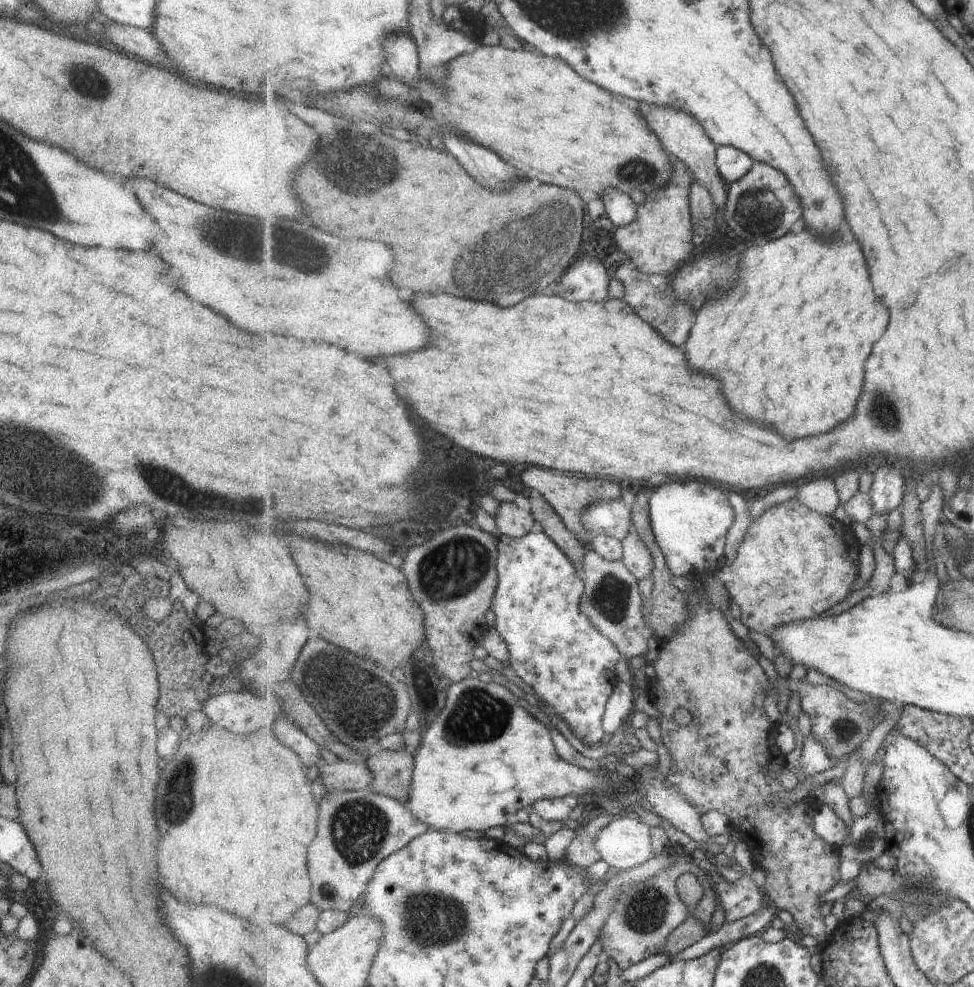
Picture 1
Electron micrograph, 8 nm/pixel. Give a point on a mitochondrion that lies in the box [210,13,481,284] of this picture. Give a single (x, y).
(364, 161)

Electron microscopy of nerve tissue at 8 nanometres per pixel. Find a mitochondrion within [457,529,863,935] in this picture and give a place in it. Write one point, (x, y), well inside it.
(610, 597)

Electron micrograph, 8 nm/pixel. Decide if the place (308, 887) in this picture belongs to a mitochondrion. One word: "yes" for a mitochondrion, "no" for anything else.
no

